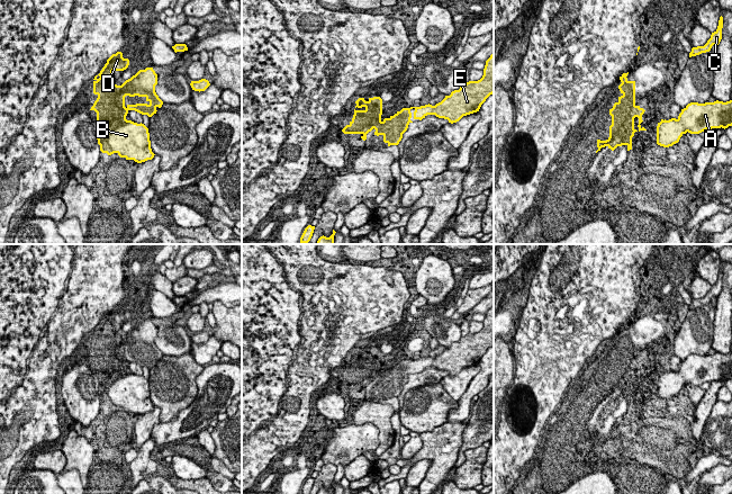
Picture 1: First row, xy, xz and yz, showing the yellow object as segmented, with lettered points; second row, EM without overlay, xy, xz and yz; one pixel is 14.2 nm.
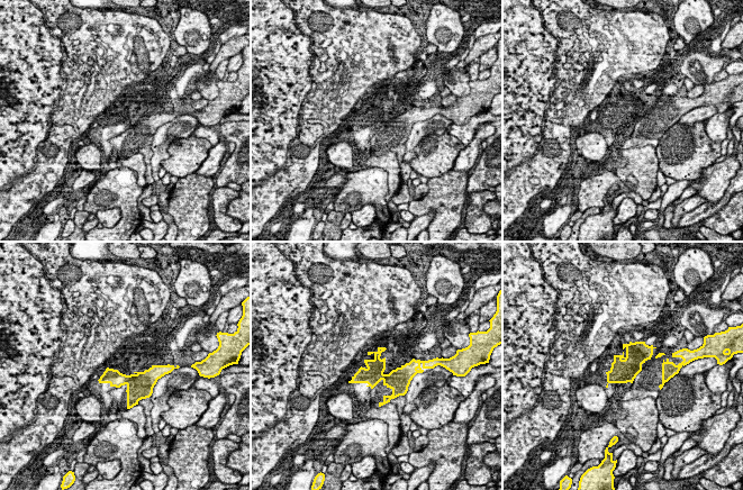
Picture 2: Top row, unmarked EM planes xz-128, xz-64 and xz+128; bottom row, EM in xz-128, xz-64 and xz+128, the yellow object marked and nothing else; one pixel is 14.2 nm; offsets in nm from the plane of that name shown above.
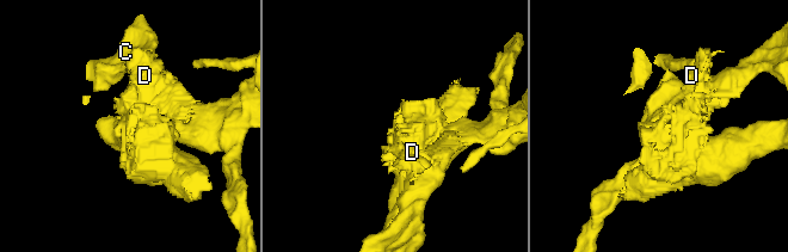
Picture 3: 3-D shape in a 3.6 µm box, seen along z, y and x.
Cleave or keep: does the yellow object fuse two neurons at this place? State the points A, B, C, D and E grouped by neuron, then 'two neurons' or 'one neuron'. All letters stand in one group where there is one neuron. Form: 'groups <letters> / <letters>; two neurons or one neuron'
groups A B / C D E; two neurons

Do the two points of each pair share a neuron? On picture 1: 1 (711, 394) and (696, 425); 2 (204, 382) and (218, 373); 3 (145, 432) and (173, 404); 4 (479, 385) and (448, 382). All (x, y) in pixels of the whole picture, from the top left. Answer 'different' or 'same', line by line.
1: same
2: same
3: different
4: different

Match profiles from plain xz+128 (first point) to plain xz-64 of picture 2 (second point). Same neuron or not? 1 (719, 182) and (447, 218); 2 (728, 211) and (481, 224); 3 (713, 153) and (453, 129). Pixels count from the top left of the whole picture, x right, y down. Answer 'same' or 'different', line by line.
1: same
2: same
3: different

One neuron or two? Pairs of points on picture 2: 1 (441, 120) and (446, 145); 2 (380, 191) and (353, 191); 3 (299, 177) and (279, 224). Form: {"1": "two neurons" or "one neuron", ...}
{"1": "two neurons", "2": "one neuron", "3": "two neurons"}

